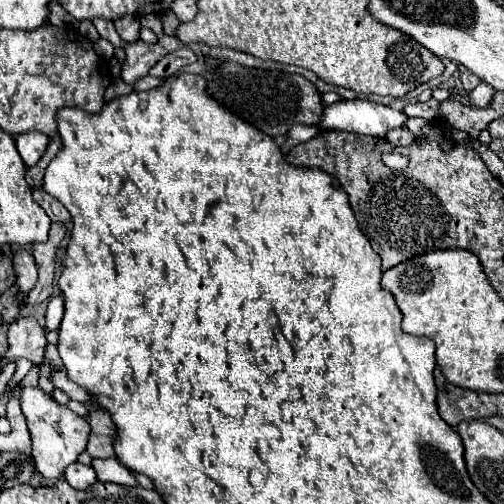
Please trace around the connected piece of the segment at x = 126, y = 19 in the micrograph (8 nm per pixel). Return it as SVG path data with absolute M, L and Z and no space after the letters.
M122 16L116 22L116 32L124 42L136 42L140 32L140 20L136 16Z

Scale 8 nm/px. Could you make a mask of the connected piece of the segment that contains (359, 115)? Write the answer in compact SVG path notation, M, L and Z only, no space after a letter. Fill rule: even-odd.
M342 100L324 108L320 128L384 138L388 130L404 126L406 118L404 112L370 100Z

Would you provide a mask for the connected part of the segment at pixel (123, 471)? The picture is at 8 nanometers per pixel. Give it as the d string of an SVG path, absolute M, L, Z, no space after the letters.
M116 458L110 460L94 460L92 468L98 474L100 482L114 482L114 484L122 484L122 486L136 486L136 480L132 476L132 472L128 468L124 468Z

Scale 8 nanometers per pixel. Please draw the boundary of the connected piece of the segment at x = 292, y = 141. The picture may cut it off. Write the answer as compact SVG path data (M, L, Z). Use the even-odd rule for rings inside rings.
M298 124L298 126L290 128L288 142L282 146L282 152L288 152L292 146L296 146L300 142L308 142L310 138L314 138L318 134L320 134L320 128L314 128L314 126L308 126L308 124Z

